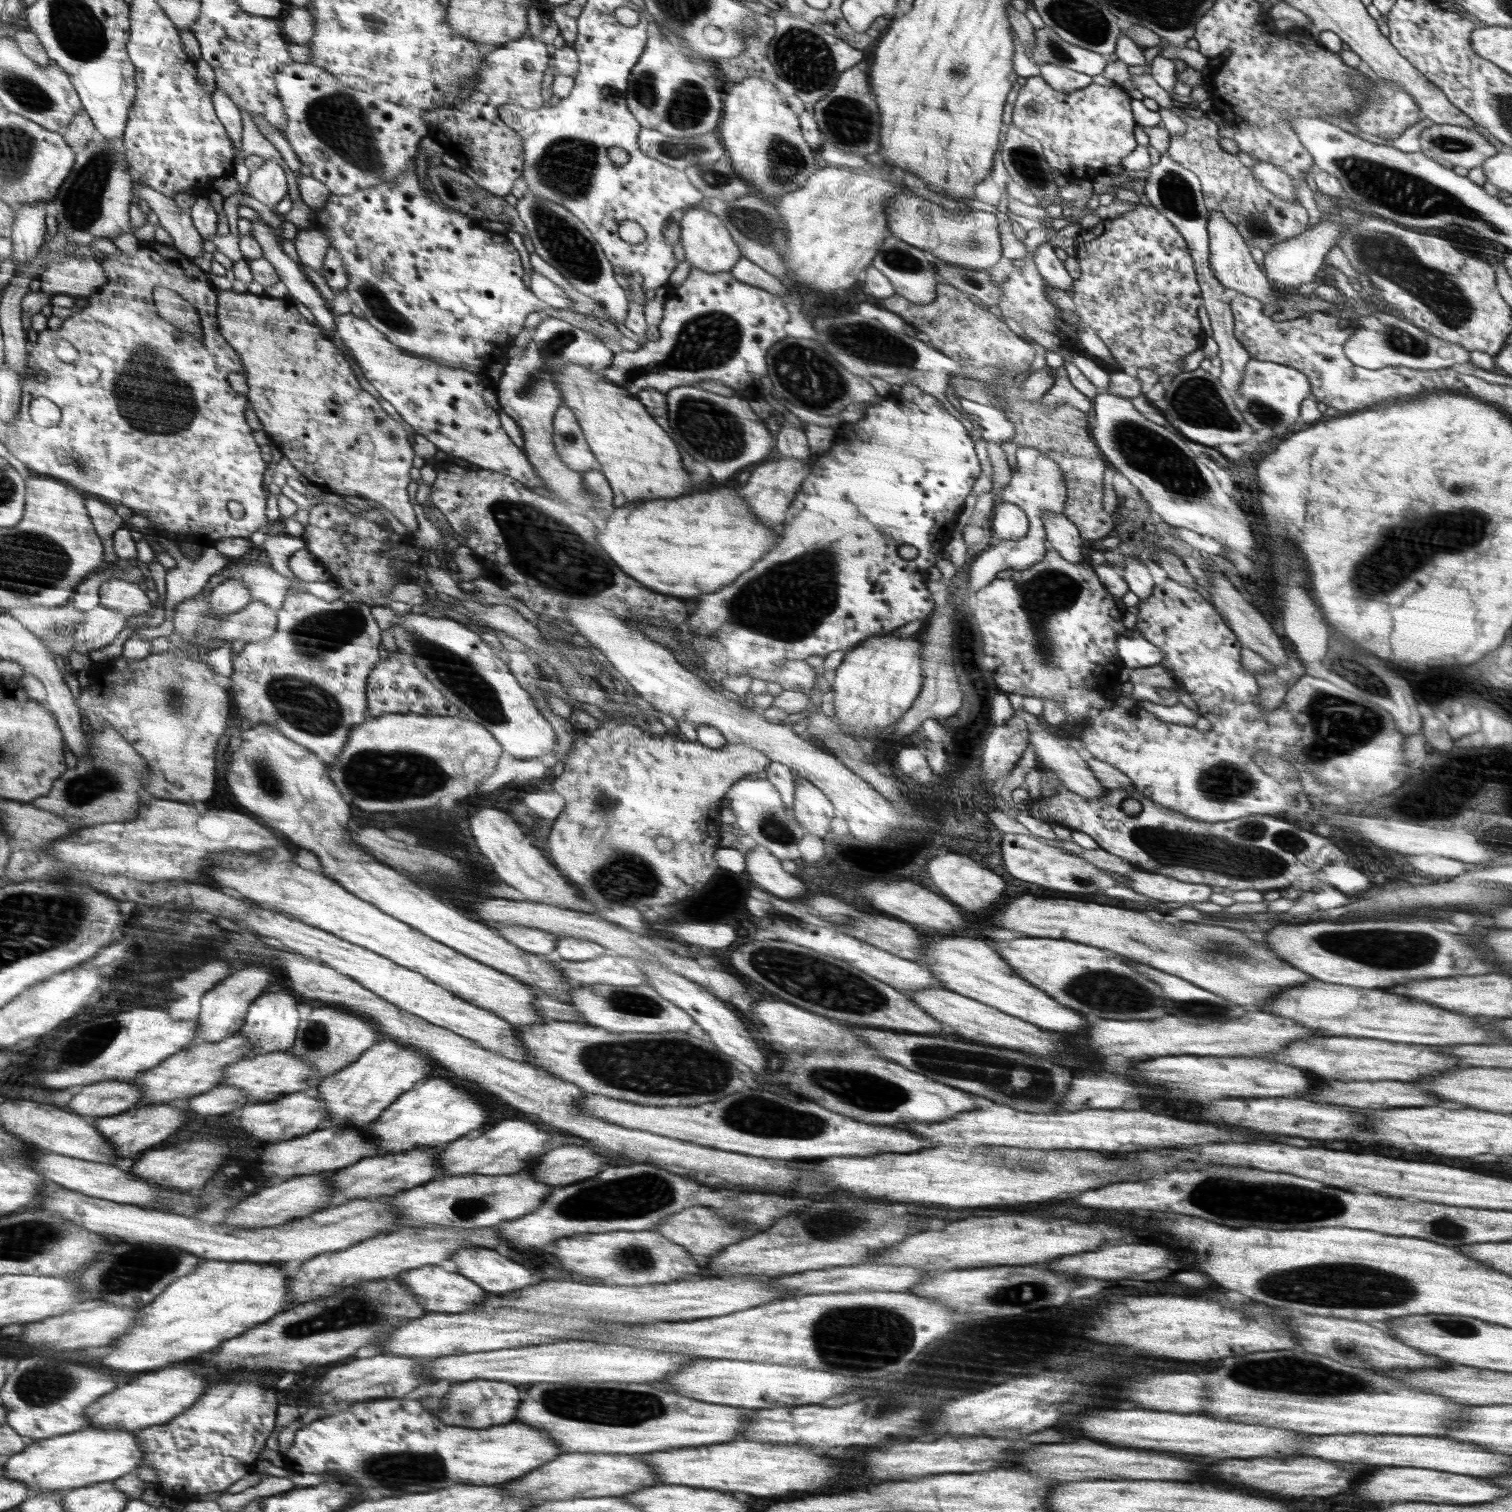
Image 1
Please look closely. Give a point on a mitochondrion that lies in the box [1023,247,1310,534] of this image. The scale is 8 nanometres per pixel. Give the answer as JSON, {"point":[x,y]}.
{"point":[1144,449]}

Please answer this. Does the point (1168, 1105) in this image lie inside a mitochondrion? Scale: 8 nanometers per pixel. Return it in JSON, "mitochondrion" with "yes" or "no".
{"mitochondrion":"no"}

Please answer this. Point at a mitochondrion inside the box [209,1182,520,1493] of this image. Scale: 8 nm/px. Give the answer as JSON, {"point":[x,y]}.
{"point":[424,1468]}

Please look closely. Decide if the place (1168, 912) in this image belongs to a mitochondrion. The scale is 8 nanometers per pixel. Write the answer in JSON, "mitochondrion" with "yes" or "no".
{"mitochondrion":"no"}

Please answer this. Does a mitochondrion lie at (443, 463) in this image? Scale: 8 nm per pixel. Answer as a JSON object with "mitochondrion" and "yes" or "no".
{"mitochondrion":"no"}

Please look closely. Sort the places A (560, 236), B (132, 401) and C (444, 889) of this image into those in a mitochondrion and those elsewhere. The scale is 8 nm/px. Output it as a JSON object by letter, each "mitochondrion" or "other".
{"A":"mitochondrion","B":"mitochondrion","C":"other"}

